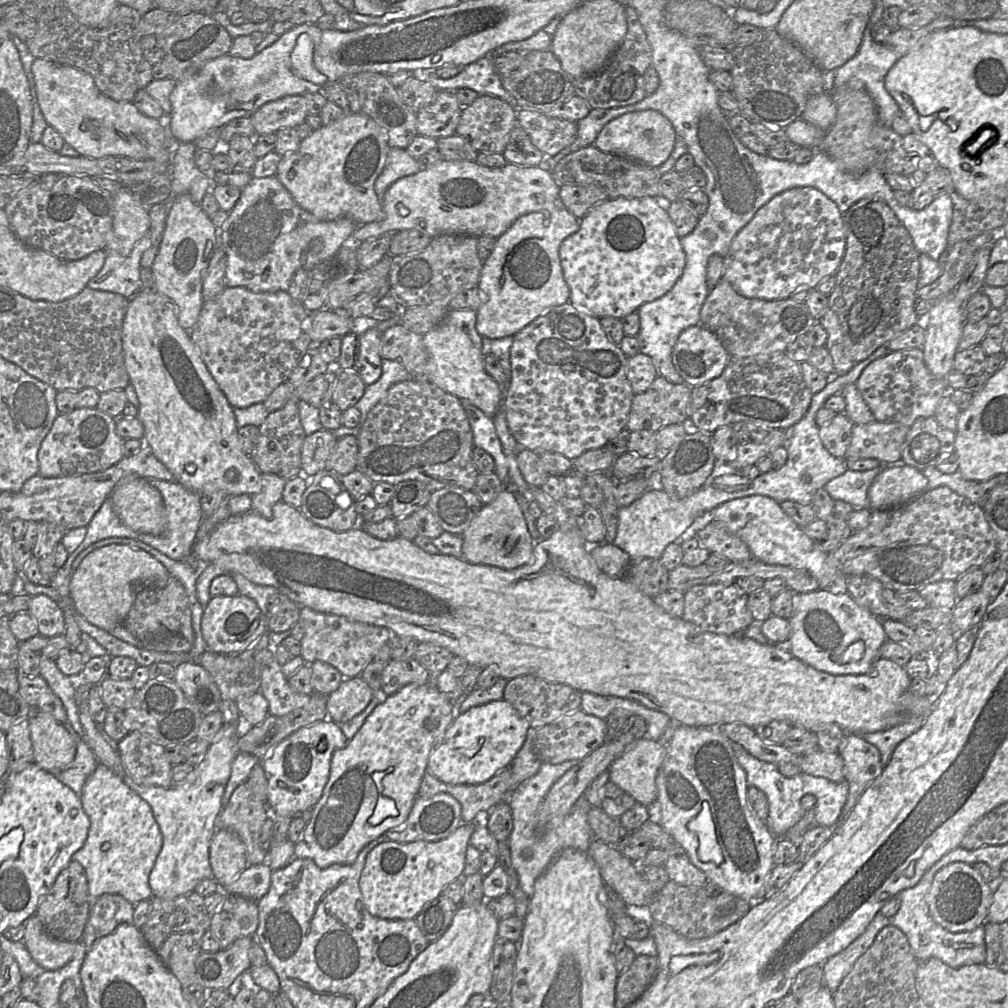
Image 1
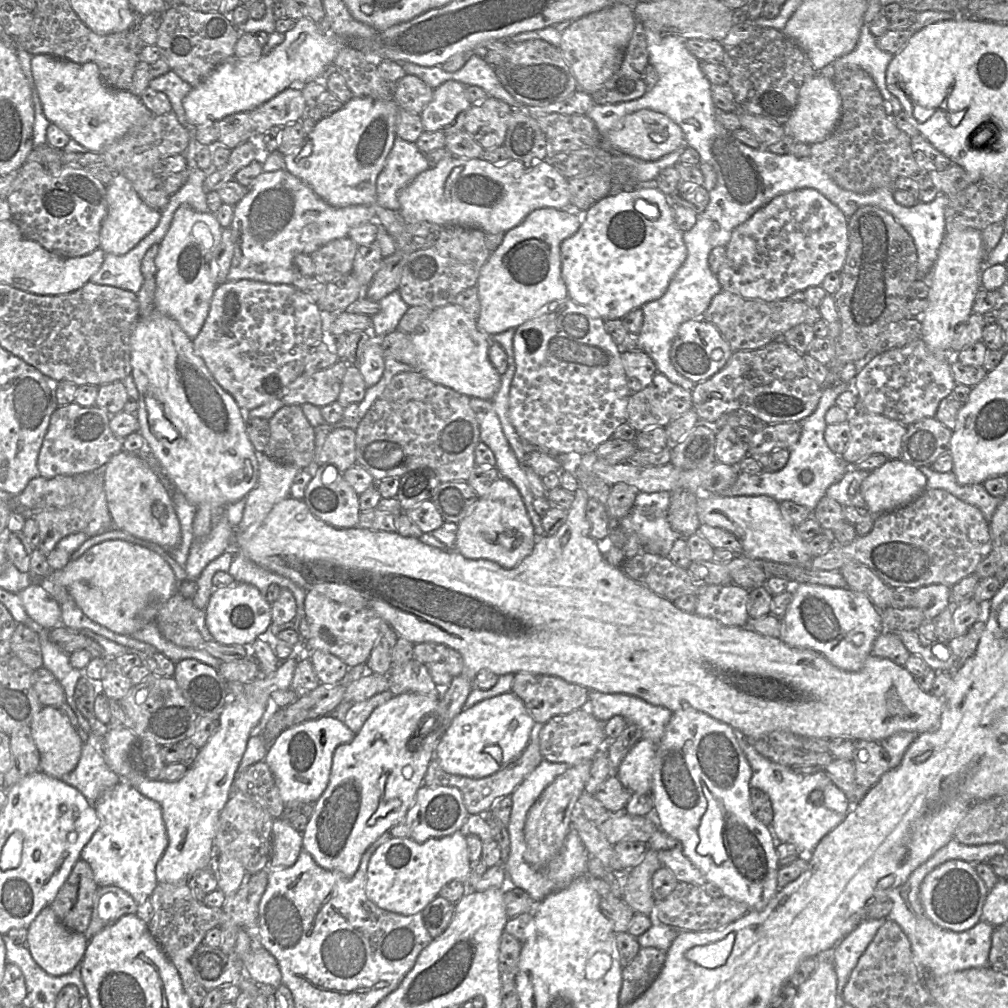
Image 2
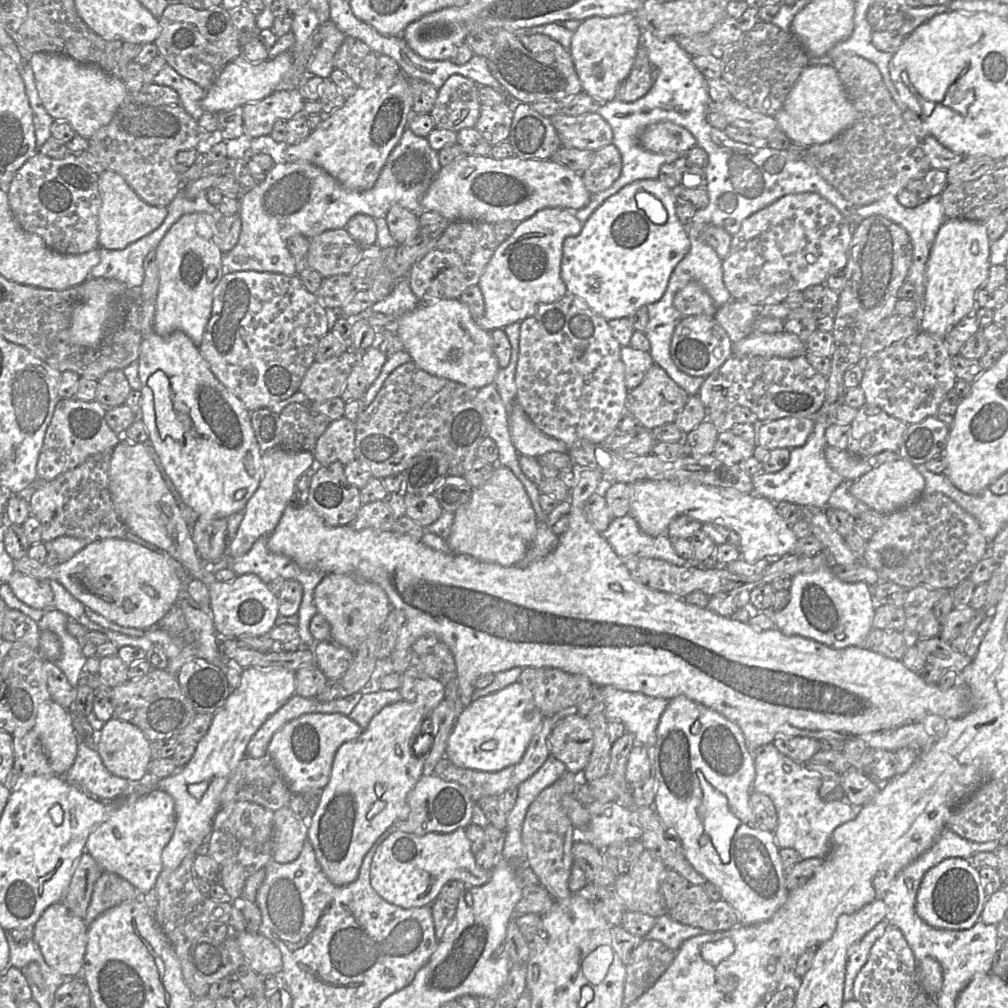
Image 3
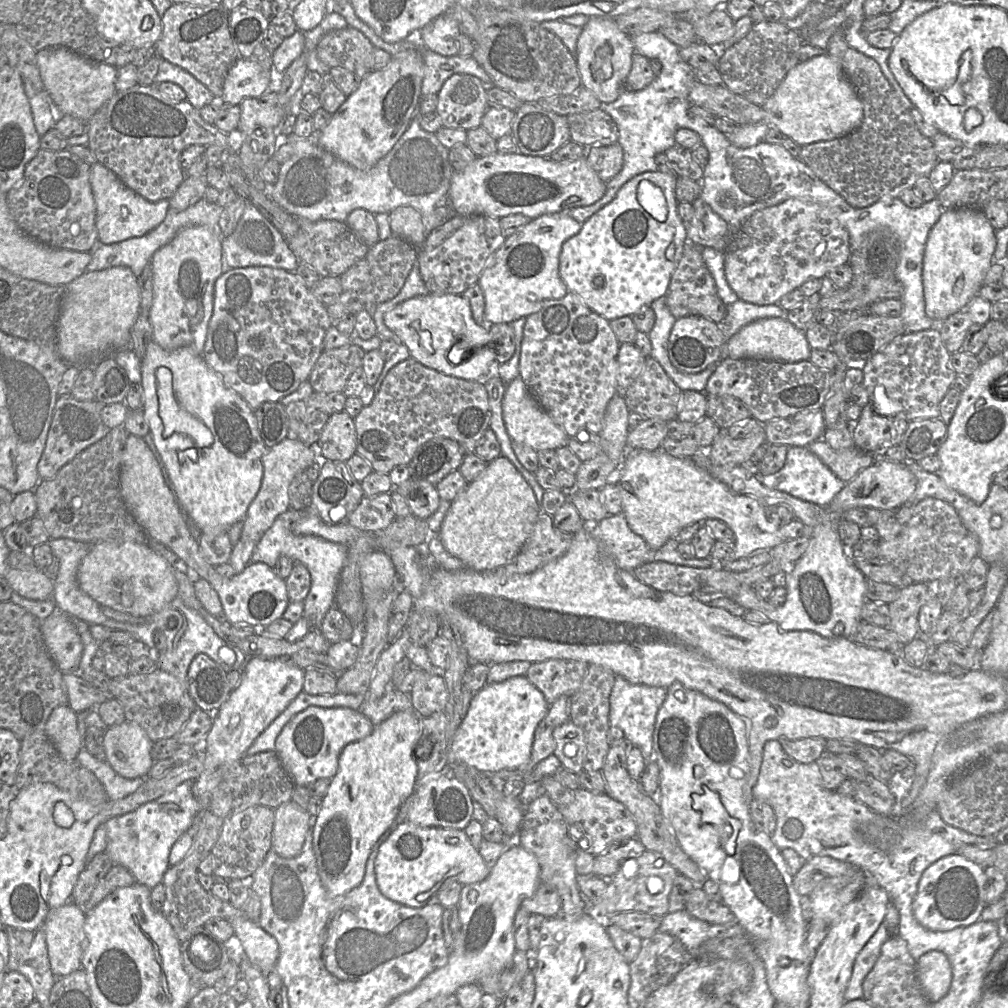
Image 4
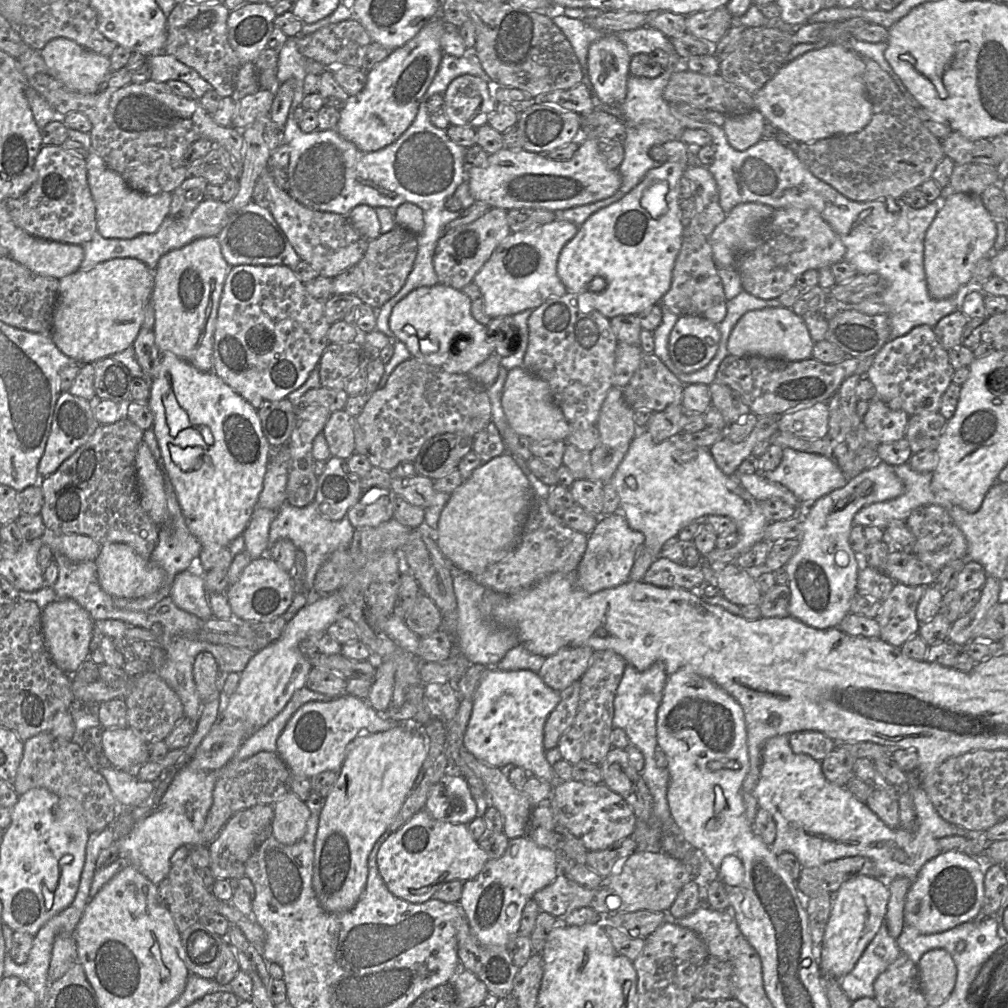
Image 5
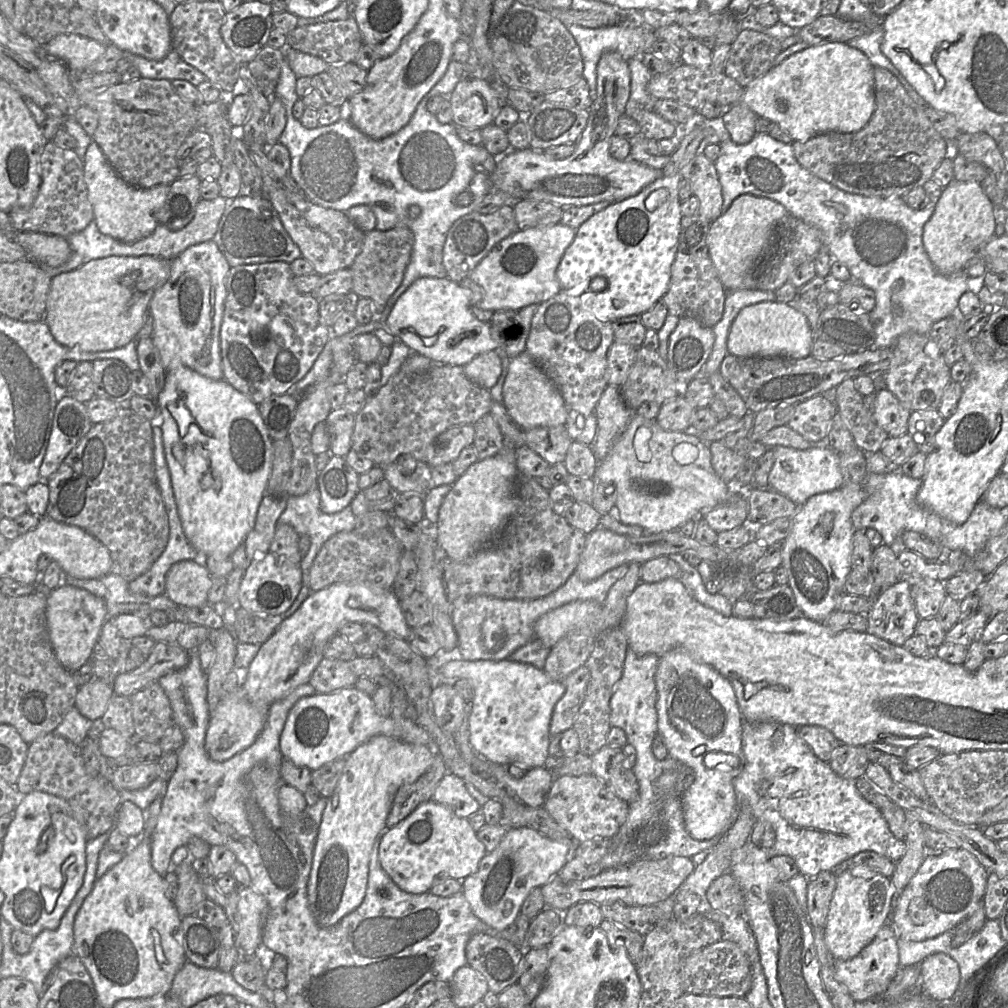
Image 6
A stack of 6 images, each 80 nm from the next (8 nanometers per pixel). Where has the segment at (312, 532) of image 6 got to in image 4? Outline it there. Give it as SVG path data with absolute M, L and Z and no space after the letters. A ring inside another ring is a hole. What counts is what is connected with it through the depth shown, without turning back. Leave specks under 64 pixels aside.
M287 510L279 515L272 526L264 533L255 546L250 562L265 563L273 568L281 556L301 562L310 574L310 588L304 599L303 617L311 628L319 628L325 614L335 606L335 593L338 578L346 562L348 548L340 543L331 542L314 535L296 535L291 530L293 522L307 513L307 510Z

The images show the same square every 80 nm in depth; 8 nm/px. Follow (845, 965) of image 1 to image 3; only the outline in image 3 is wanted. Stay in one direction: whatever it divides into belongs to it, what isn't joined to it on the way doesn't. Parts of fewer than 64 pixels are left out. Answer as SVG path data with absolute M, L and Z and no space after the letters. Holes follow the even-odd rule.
M883 920L879 922L873 929L848 949L843 992L844 1001L854 1000L853 985L855 978L867 962L872 946L884 934L887 926L887 921Z

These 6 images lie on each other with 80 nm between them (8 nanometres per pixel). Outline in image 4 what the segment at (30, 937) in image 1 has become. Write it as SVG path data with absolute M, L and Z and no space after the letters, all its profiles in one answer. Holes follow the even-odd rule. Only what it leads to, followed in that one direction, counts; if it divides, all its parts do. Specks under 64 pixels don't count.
M69 901L51 909L43 924L53 974L61 978L82 968L85 913Z

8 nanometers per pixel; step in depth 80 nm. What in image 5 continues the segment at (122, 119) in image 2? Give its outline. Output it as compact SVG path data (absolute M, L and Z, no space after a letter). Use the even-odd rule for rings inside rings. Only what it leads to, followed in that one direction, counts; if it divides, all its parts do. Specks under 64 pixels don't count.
M66 38L51 40L39 52L50 74L67 89L83 94L94 94L107 89L106 81L111 72L109 57L89 51Z

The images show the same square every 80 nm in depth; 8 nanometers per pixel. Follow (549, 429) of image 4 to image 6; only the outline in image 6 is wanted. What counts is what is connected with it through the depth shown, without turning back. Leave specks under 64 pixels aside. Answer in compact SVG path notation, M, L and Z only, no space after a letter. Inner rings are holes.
M527 351L511 359L503 386L503 401L511 418L523 430L565 425L567 407L563 396Z

